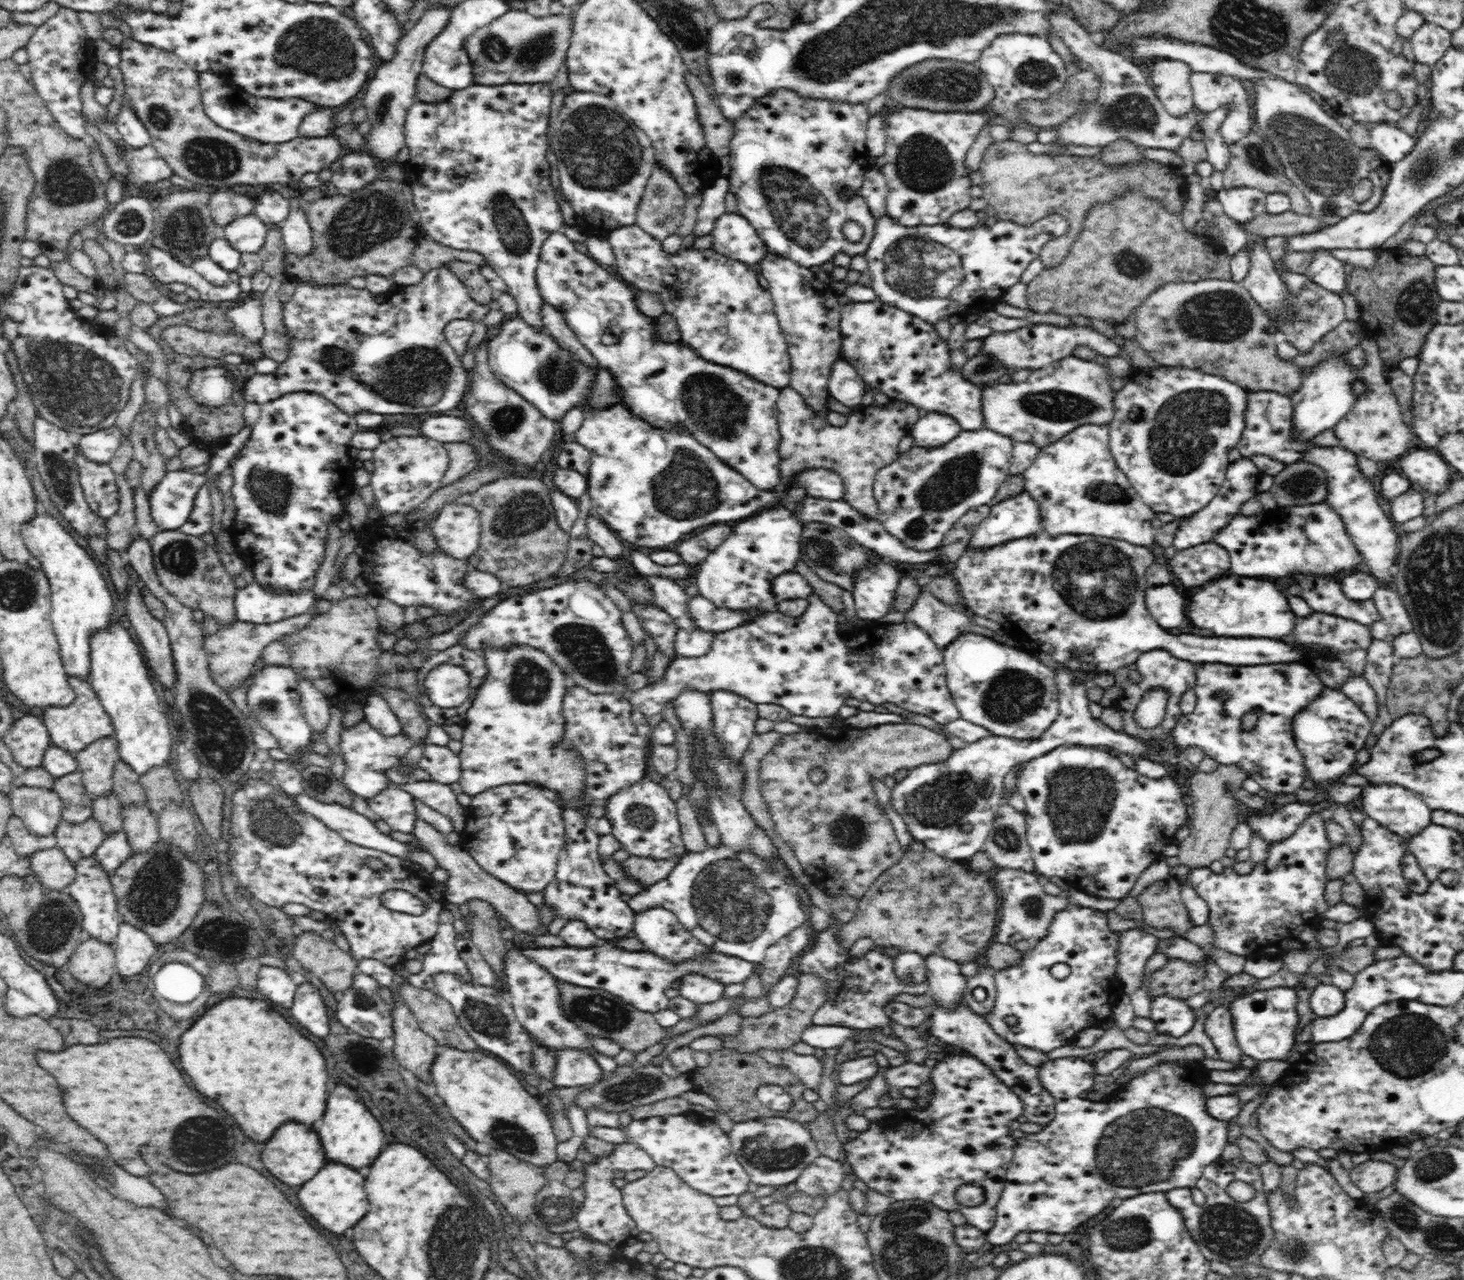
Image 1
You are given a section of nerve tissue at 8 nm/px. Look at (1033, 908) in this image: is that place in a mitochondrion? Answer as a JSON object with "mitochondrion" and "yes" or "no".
{"mitochondrion":"yes"}

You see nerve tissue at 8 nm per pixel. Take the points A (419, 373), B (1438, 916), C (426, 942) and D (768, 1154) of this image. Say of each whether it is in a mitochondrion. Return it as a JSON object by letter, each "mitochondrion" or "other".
{"A":"mitochondrion","B":"other","C":"other","D":"mitochondrion"}

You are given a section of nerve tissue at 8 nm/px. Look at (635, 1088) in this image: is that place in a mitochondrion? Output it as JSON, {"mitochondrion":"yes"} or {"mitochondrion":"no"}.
{"mitochondrion":"yes"}

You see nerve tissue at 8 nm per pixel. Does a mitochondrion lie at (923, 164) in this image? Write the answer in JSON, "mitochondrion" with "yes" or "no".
{"mitochondrion":"yes"}

